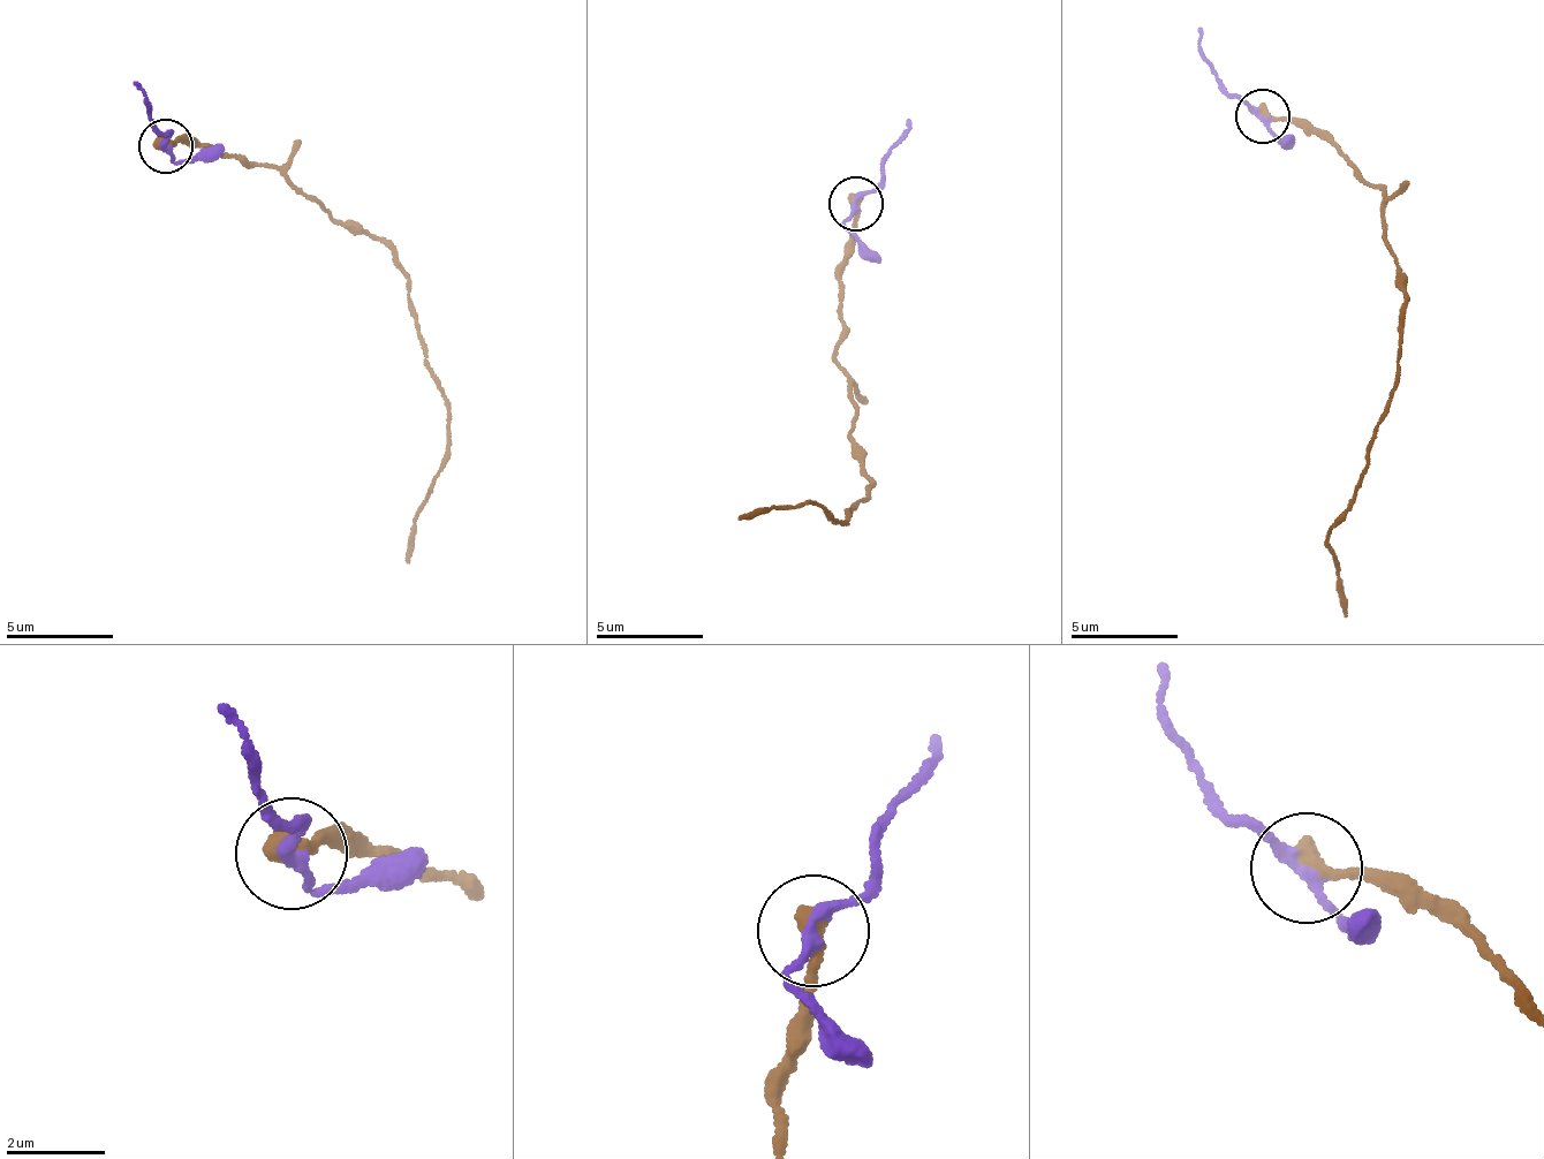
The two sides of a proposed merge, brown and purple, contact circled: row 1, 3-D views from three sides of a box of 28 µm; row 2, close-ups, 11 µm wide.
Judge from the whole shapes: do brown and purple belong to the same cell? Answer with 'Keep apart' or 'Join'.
Keep apart

